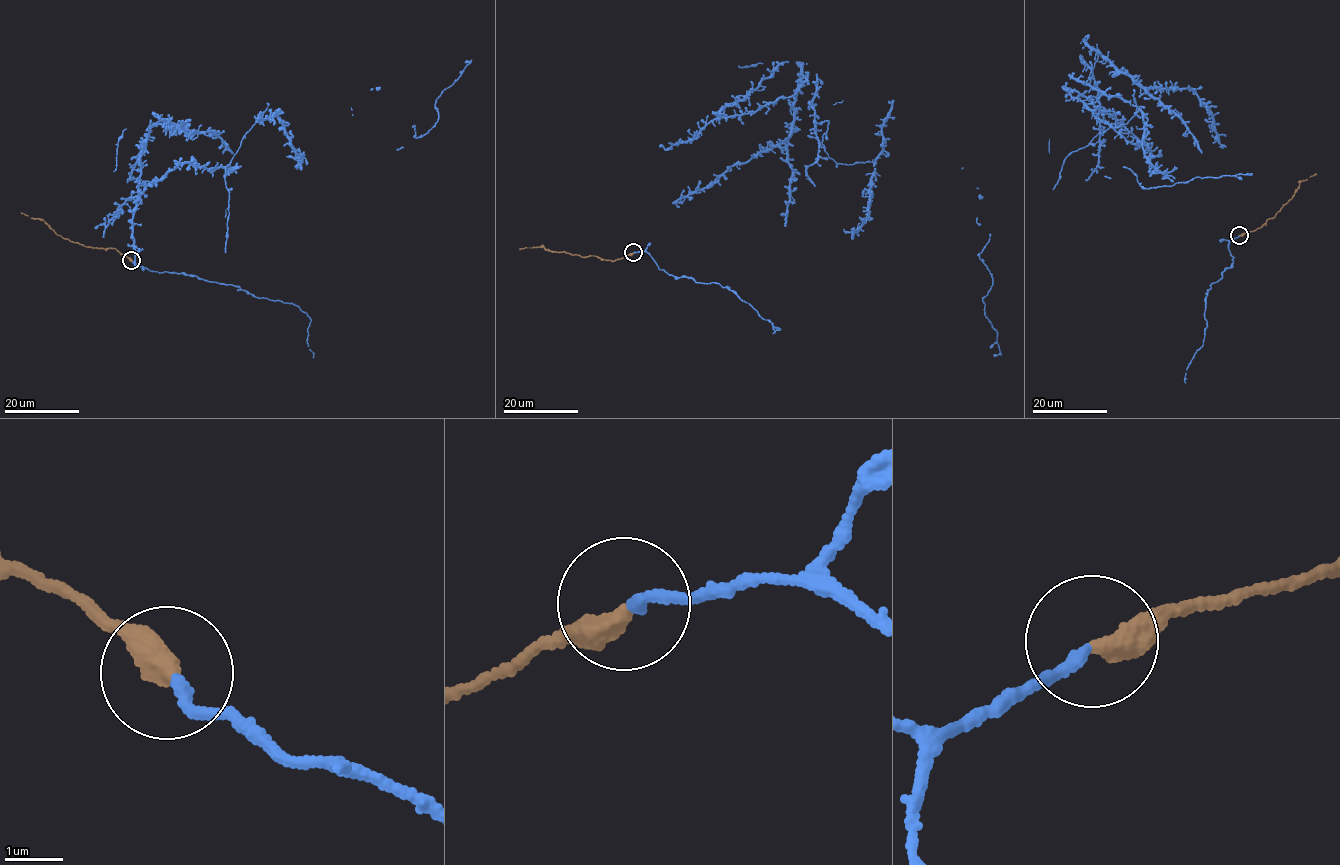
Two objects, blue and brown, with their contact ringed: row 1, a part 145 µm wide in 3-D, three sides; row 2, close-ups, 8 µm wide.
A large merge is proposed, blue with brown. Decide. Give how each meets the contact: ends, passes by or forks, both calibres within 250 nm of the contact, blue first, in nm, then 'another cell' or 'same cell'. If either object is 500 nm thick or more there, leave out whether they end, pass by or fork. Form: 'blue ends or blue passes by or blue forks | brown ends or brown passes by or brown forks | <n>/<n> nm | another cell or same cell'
blue ends | brown ends | 180/420 nm | same cell

